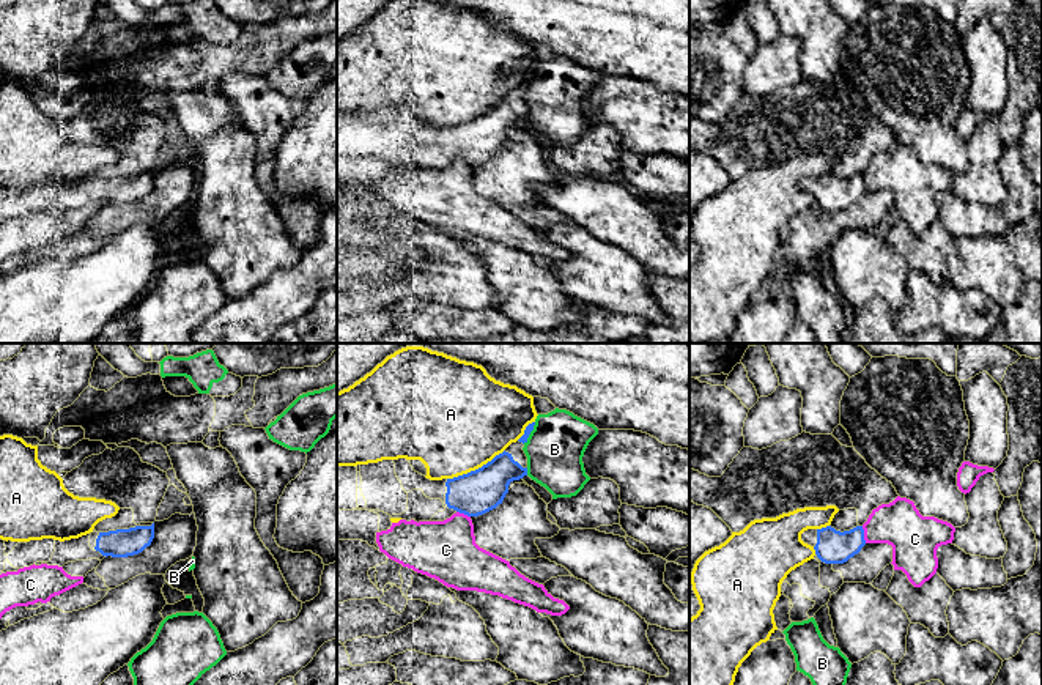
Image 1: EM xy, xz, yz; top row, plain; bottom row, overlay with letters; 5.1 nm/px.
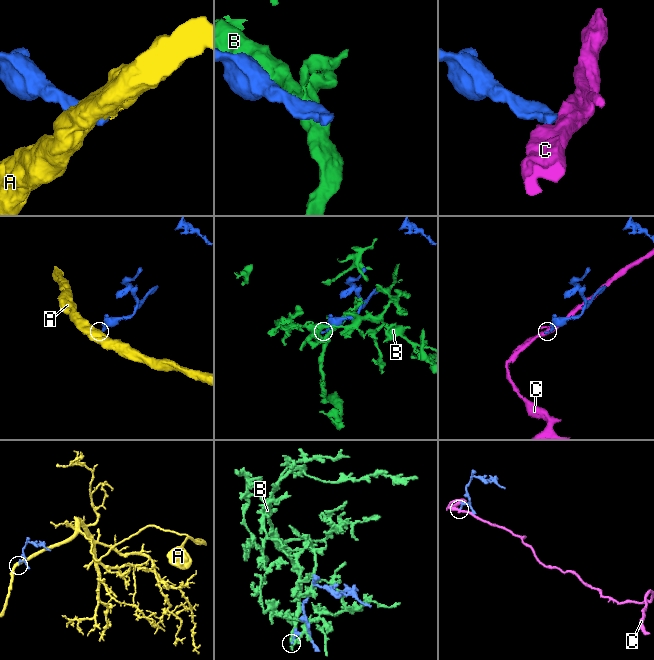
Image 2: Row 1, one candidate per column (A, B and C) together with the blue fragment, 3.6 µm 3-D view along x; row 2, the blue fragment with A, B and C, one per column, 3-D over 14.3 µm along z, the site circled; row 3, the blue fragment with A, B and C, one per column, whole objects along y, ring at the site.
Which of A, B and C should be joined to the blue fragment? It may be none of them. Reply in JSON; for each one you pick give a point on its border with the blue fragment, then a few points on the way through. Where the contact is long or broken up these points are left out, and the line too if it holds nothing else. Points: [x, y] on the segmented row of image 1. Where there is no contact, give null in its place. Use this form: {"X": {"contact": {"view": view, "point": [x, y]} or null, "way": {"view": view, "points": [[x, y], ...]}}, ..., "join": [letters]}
{"join": []}

